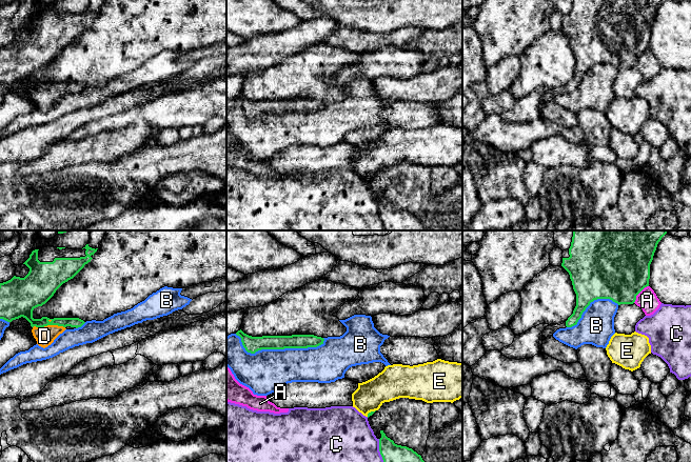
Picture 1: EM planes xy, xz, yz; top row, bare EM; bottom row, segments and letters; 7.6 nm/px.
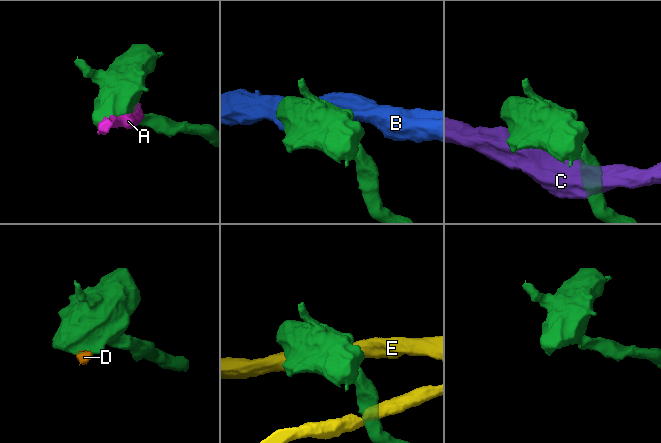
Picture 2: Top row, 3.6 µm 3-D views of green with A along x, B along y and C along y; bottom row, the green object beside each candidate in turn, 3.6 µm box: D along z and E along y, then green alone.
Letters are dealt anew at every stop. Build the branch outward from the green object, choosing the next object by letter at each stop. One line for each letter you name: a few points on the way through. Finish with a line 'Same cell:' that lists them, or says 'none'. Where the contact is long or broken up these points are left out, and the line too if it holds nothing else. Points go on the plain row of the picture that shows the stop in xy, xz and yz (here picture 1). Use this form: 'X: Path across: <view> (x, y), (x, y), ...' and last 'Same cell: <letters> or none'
Same cell: D

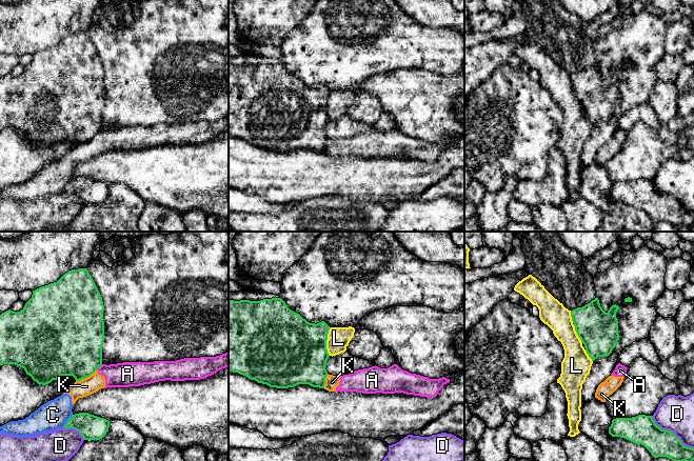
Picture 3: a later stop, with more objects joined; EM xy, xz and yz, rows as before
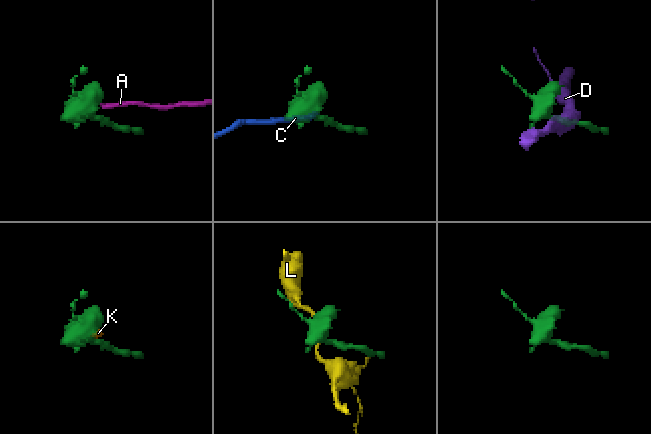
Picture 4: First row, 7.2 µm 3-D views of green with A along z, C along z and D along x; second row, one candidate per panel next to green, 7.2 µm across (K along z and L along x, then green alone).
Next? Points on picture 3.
Same cell: none

